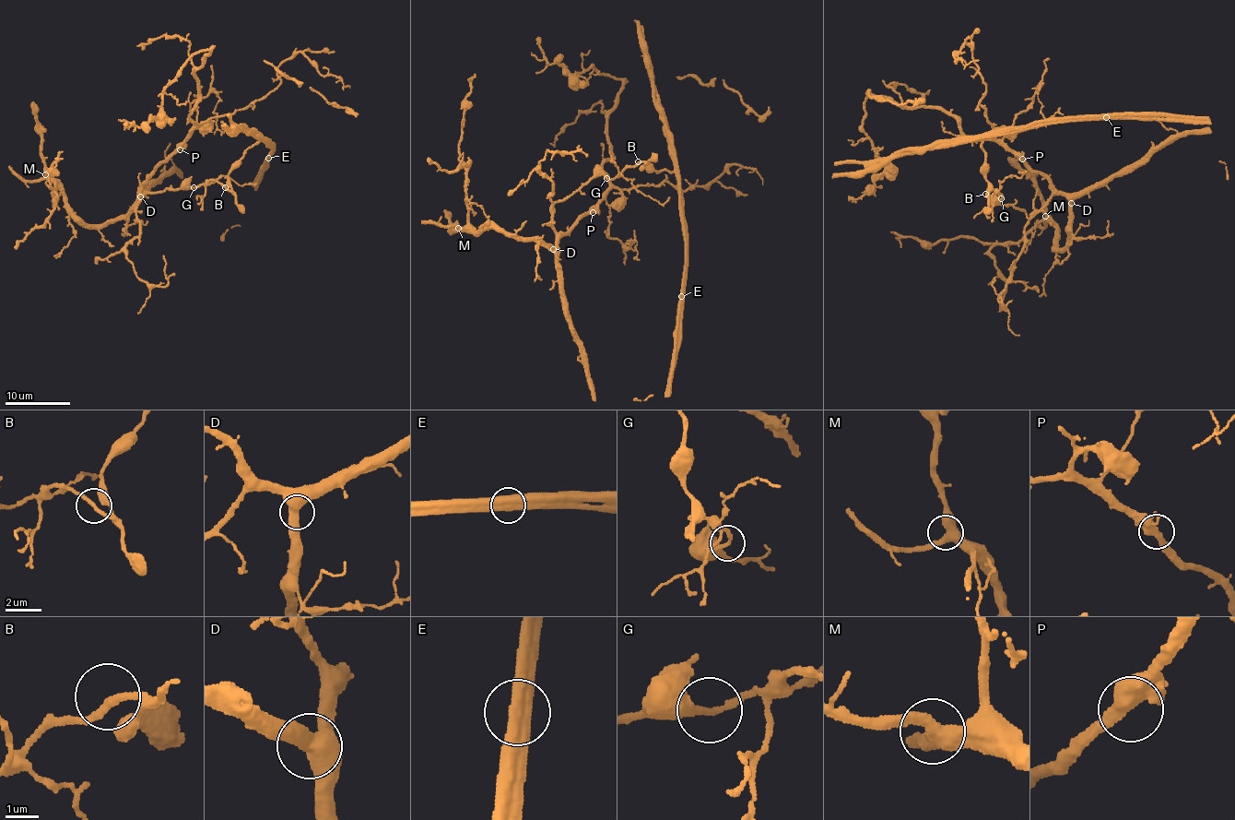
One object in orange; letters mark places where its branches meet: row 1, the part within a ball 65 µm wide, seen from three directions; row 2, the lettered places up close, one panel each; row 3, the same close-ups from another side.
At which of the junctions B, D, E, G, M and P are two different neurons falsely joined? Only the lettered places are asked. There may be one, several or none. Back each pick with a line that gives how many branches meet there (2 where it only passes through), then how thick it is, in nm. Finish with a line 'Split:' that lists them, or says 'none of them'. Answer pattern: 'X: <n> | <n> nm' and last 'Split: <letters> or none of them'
E: 2 | 550 nm
G: 2 | 220 nm
Split: E, G

